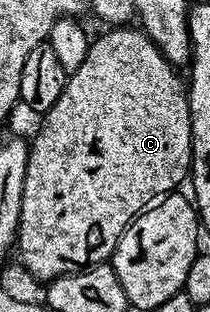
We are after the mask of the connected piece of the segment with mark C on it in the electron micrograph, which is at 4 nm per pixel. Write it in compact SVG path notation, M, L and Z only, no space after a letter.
M110 27L97 38L91 40L88 55L84 55L84 63L76 67L76 71L66 79L64 91L60 91L60 99L52 103L52 107L41 118L42 126L38 129L34 141L29 142L30 154L28 167L24 171L24 199L18 224L18 240L16 253L22 256L22 265L41 283L55 281L69 273L79 273L81 269L90 269L93 265L109 262L114 255L114 248L122 238L122 232L131 221L151 203L163 198L167 193L177 190L182 180L187 180L190 173L190 98L187 86L178 78L179 70L164 59L164 55L154 46L138 27Z

